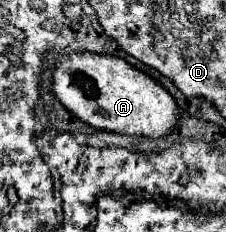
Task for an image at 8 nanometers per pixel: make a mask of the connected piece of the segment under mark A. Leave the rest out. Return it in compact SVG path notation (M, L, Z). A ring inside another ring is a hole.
M95 53L63 55L53 73L53 91L57 99L87 125L143 137L167 137L179 123L179 107L169 91L143 71L131 67L125 59Z

